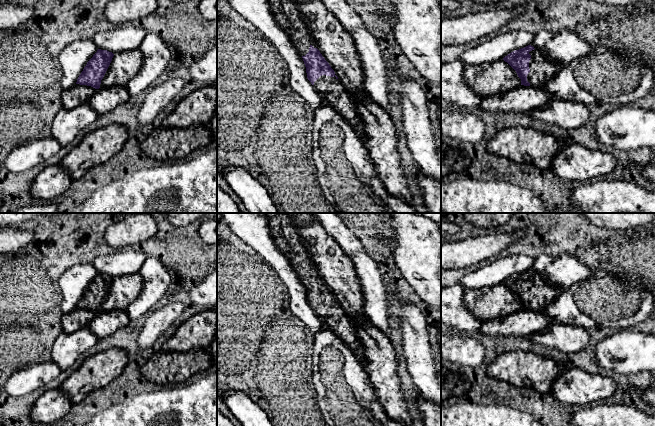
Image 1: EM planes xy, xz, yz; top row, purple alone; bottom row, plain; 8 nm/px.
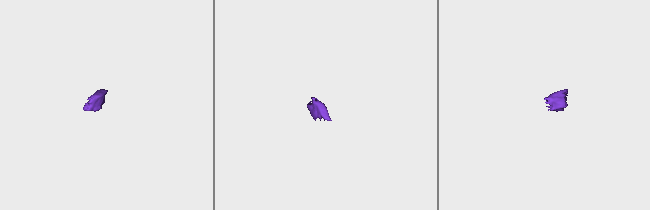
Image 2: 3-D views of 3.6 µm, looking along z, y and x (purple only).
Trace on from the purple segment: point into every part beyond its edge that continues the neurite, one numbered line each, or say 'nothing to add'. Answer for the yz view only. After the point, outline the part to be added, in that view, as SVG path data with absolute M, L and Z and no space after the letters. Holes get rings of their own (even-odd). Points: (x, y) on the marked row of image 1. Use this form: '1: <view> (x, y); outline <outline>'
1: yz (542, 69); outline M538 49L530 51L529 54L531 59L529 61L530 72L527 75L527 81L532 87L543 87L546 82L557 75L564 67L564 65L550 60Z

